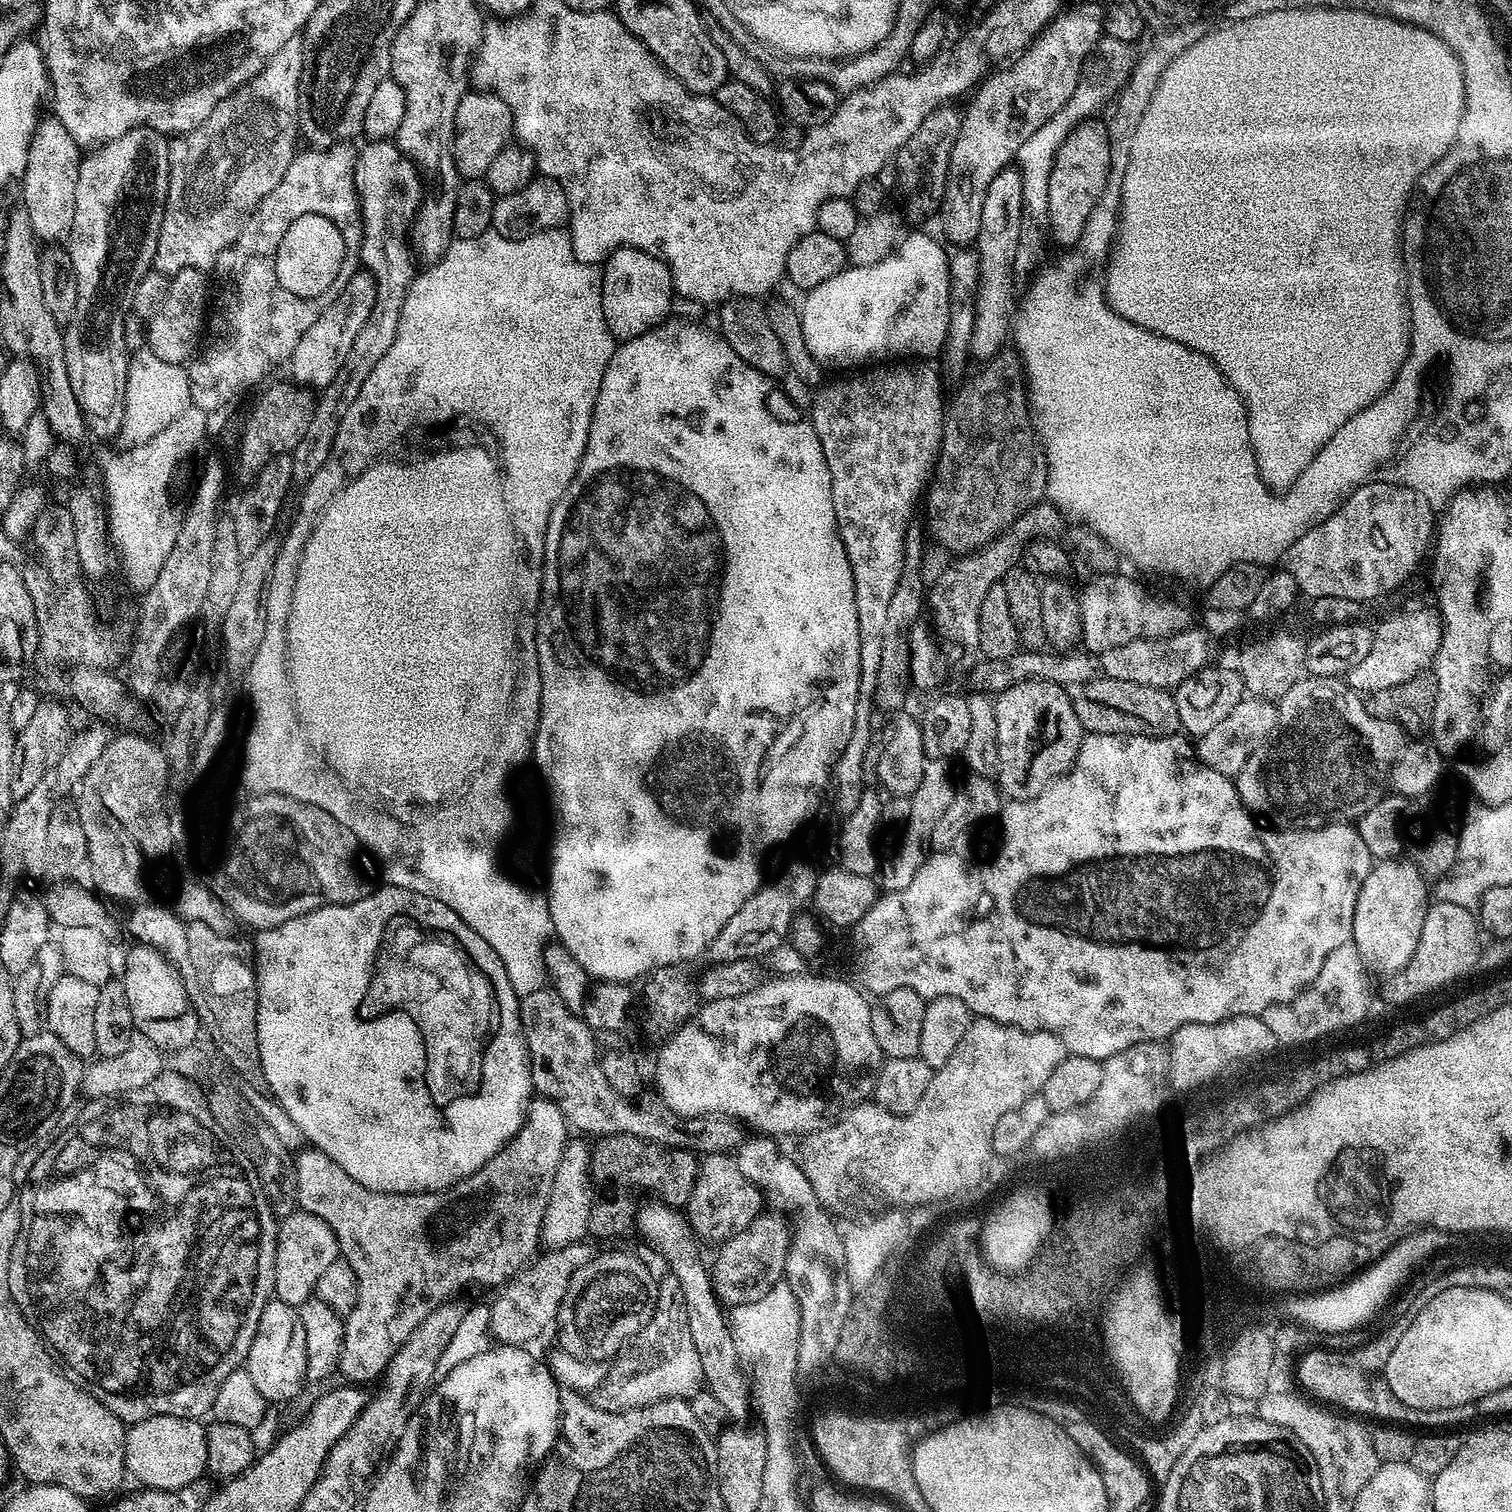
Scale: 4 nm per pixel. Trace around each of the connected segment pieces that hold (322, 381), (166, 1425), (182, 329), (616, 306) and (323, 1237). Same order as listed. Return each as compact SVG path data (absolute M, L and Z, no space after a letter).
M357 270L350 282L318 314L318 322L298 338L298 346L294 346L294 354L290 361L292 367L291 379L299 384L311 386L313 389L322 390L330 382L334 382L334 374L342 370L342 362L346 362L346 354L350 354L350 346L354 346L354 338L358 338L358 330L366 326L366 318L370 318L370 310L374 310L376 301L376 279L367 270Z
M151 1416L131 1425L124 1433L124 1467L127 1475L145 1488L174 1490L197 1483L208 1467L205 1425L198 1420Z
M198 268L175 272L168 280L168 293L158 314L154 314L154 318L147 321L147 351L162 358L162 362L183 365L197 351L201 343L202 329L206 324L206 309L210 304L210 280L204 276L207 275Z
M616 248L602 265L602 314L617 341L638 338L673 315L672 270L663 260L637 248Z
M297 1210L291 1212L289 1216L283 1217L279 1221L276 1229L276 1246L274 1255L270 1260L270 1276L276 1279L275 1299L286 1302L290 1307L299 1309L302 1302L306 1302L312 1297L318 1286L318 1278L322 1278L323 1272L330 1267L330 1262L341 1259L340 1243L336 1241L334 1230L330 1230L330 1226L310 1212Z

